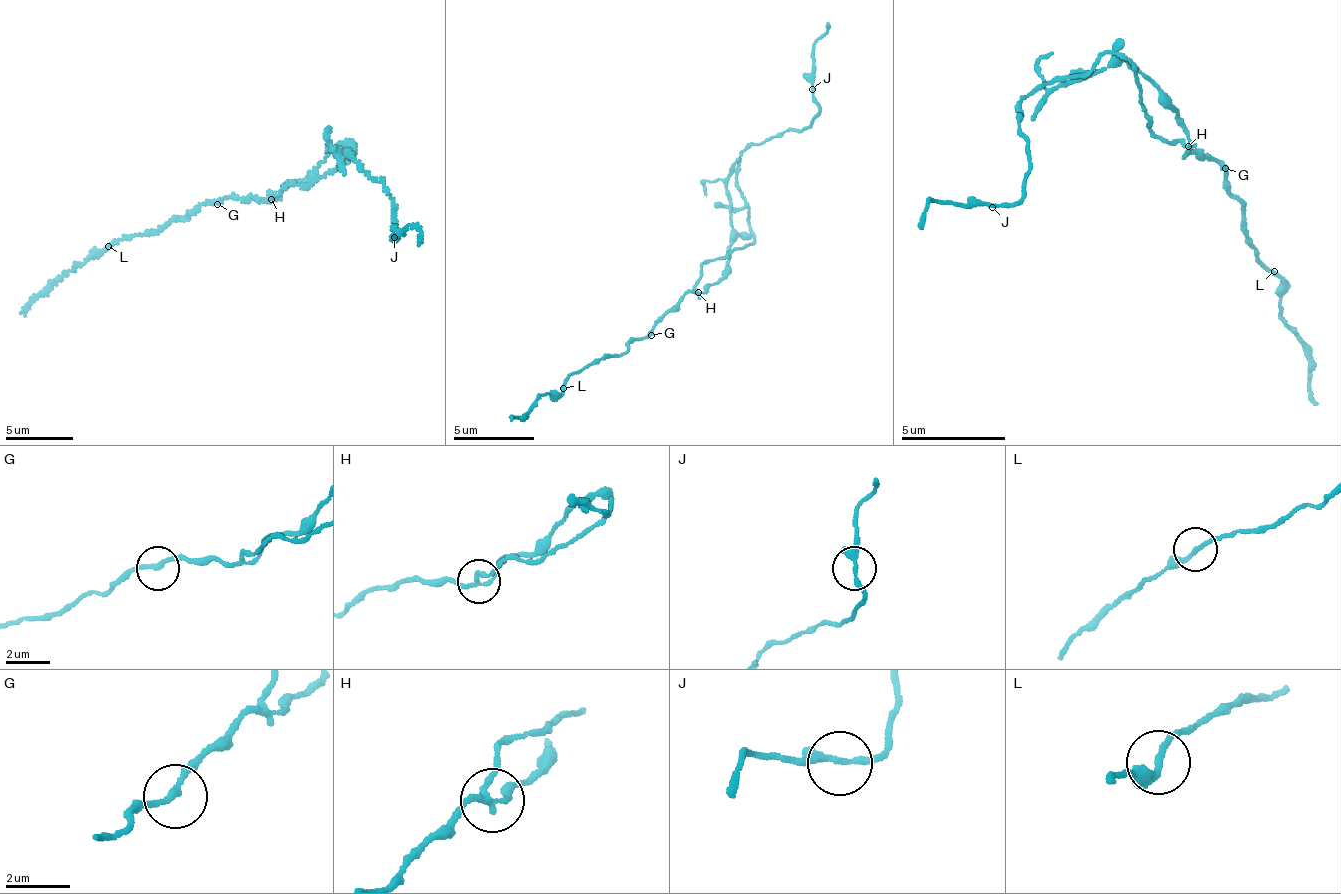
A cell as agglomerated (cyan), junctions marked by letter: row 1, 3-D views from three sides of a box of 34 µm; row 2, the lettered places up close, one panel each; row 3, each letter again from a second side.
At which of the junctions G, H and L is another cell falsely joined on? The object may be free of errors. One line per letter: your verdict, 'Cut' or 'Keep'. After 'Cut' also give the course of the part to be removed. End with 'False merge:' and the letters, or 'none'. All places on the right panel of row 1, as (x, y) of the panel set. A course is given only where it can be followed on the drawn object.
G: Keep
H: Cut. Course of the part to remove: (1189, 147), (1153, 135), (1133, 64), (1109, 51), (1024, 97), (1025, 192), (997, 207), (933, 200), (922, 230)
L: Keep
False merge: H

